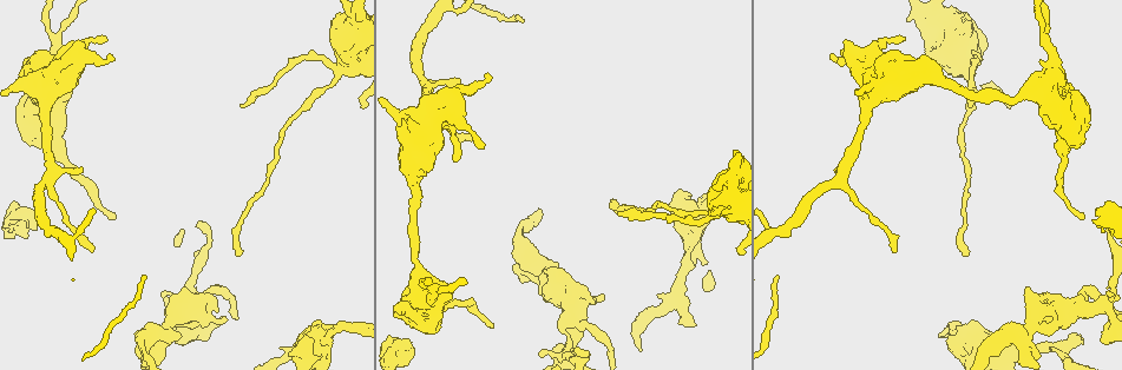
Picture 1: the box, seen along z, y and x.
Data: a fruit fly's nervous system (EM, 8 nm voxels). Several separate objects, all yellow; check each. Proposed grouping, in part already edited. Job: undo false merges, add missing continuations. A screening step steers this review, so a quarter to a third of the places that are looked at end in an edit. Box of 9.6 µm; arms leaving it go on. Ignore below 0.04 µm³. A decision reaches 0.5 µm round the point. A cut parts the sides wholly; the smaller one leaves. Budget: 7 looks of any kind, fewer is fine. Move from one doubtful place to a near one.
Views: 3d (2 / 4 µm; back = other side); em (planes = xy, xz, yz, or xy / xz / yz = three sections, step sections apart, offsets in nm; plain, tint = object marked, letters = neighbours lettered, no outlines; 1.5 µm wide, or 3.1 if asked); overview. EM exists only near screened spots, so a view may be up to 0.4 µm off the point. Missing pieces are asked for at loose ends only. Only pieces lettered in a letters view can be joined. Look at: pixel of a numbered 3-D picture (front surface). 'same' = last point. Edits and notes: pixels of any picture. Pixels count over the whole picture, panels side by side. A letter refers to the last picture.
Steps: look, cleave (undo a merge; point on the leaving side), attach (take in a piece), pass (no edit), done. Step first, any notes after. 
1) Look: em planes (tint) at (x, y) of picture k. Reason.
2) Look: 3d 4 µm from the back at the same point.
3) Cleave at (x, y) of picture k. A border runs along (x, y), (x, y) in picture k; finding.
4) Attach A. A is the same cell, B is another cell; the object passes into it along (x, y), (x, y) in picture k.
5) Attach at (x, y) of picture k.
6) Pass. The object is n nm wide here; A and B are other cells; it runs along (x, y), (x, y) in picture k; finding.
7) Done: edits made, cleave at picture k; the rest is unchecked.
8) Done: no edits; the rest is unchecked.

Look: 3d 4 µm at (542, 267) of picture 1. Two arms in line, one across.

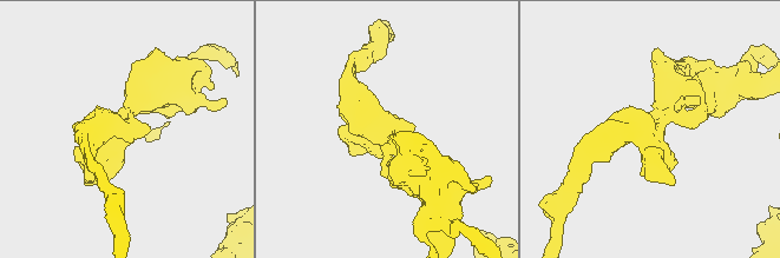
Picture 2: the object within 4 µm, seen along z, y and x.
Look: em xy step 4 (tint) at (652, 127) of picture 2. Shape alone is not enough.

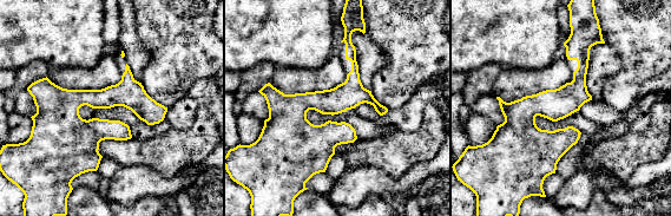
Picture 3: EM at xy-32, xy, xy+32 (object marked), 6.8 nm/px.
Look: em xz step 8 (letters) at the same point. Another direction.

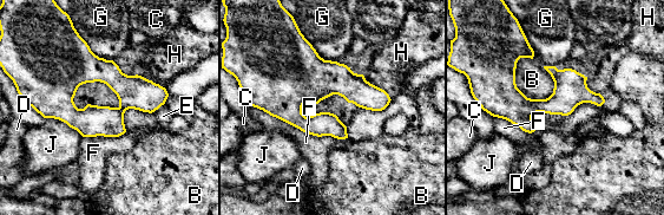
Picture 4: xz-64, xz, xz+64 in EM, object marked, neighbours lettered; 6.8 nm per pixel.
Pass. B, C, D, E, F, G, H and J are other cells; a border runs along (45, 117), (60, 119), (83, 136) in picture 4; continuous, no second neuron.

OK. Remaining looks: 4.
Look: 3d 4 µm at (1083, 340) of picture 1. Branch stops here.

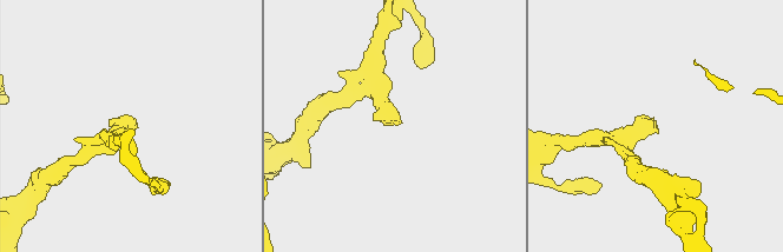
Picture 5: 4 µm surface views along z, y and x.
Look: em planes (tint) at (401, 122) of picture 5.

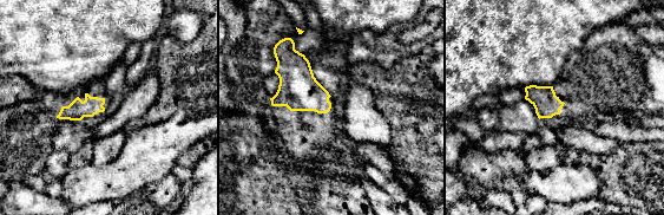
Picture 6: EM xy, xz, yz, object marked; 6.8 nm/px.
Look: em planes (letters) at the same point. What lies round it.

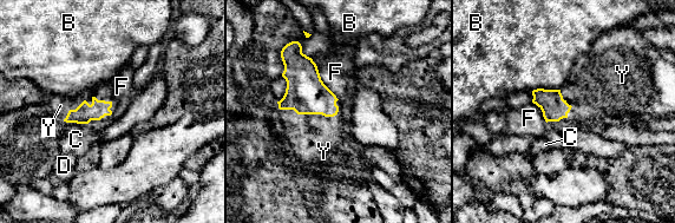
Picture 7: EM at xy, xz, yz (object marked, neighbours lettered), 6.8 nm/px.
Attach Y. The object is 140 nm wide here; the longest contact is with Y, 360 nm; Y is the same cell, B, C, D and F are other cells; it goes on there.

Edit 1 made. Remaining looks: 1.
Done: edits made, attach at picture 7; the rest is unchecked.

